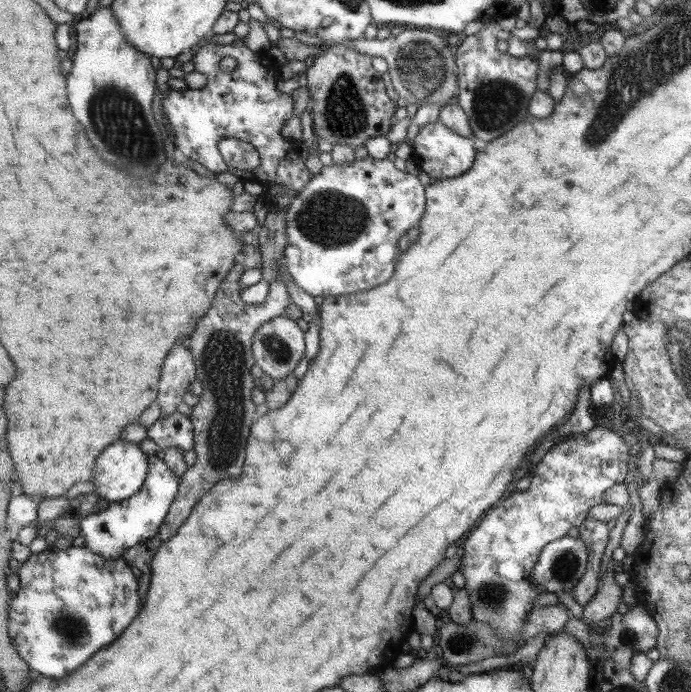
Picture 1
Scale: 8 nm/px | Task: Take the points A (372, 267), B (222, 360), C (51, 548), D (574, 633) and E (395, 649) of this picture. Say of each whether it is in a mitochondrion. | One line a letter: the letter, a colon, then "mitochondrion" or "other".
A: other
B: mitochondrion
C: other
D: other
E: other

